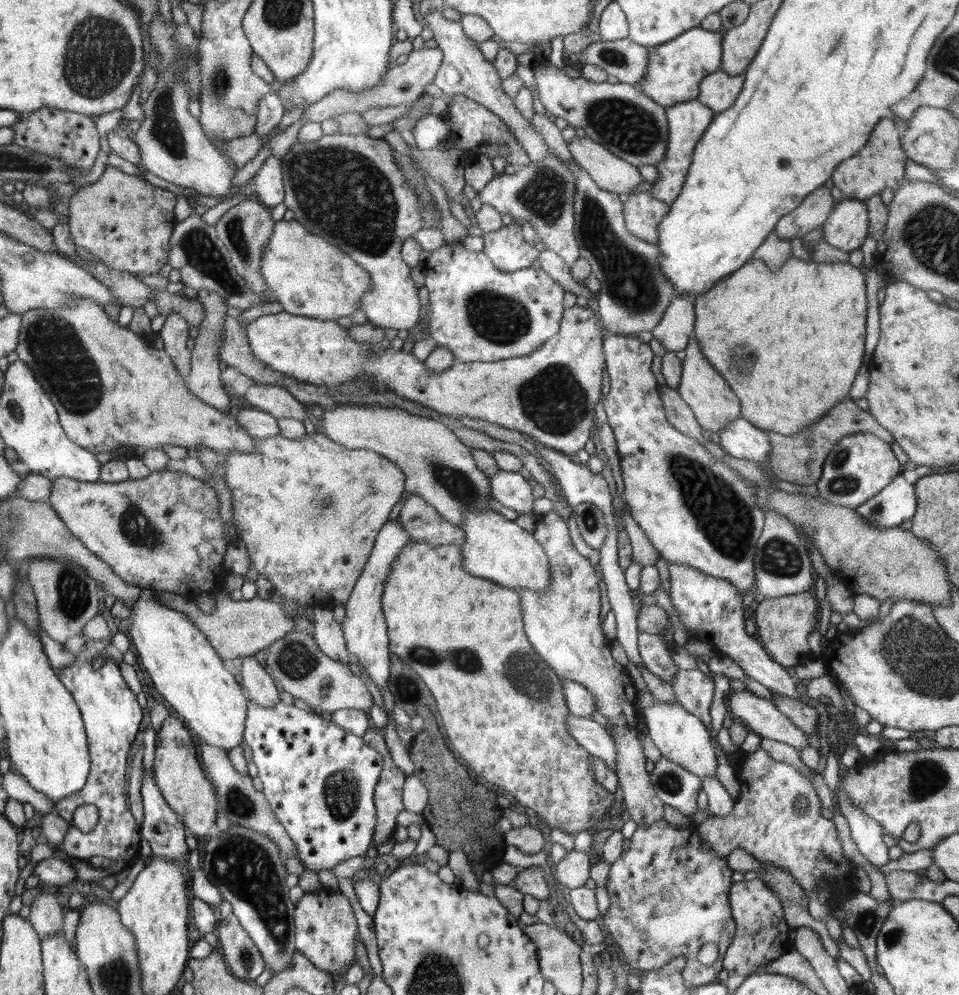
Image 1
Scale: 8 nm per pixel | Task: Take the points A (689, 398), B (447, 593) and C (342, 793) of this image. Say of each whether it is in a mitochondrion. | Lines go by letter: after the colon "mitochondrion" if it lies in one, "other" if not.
A: other
B: other
C: mitochondrion

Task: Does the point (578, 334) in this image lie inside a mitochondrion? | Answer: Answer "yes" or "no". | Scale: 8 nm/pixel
no

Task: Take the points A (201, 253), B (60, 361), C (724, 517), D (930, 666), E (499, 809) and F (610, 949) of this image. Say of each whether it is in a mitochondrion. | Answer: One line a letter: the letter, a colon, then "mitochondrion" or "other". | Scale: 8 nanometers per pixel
A: mitochondrion
B: mitochondrion
C: mitochondrion
D: mitochondrion
E: other
F: other

